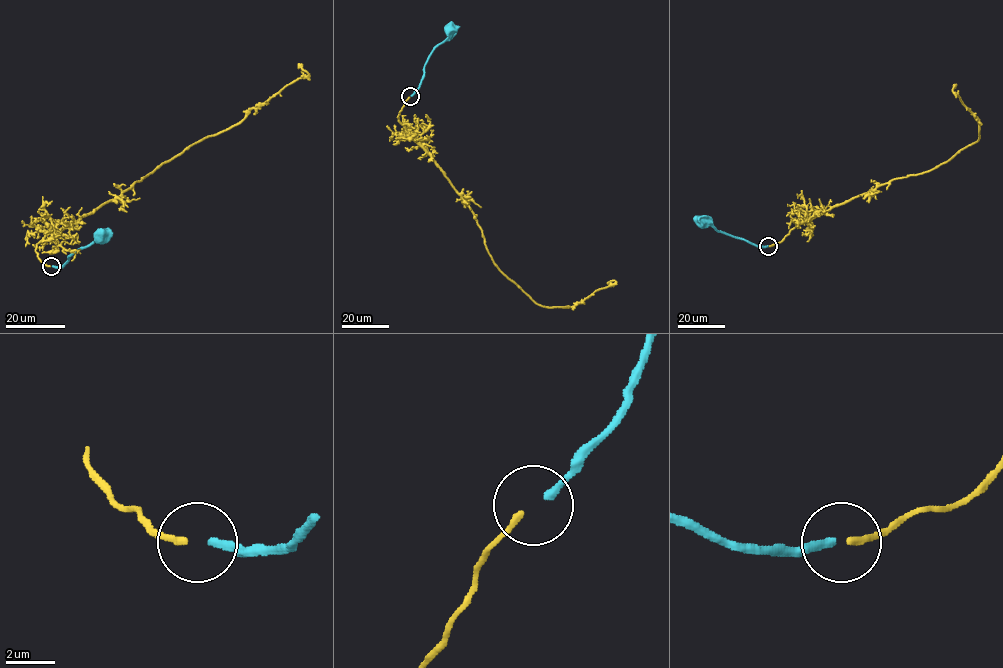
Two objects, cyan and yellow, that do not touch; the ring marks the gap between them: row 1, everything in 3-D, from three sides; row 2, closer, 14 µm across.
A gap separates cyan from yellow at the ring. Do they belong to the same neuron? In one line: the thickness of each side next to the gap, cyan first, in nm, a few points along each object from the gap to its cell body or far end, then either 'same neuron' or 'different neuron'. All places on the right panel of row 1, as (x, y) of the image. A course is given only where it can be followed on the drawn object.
320/280 nm | cyan via (768, 246), (758, 246), (719, 231), (700, 220) | yellow via (769, 246), (804, 220), (894, 179), (937, 168), (975, 142), (979, 138), (979, 120), (952, 91), (955, 84) | same neuron

